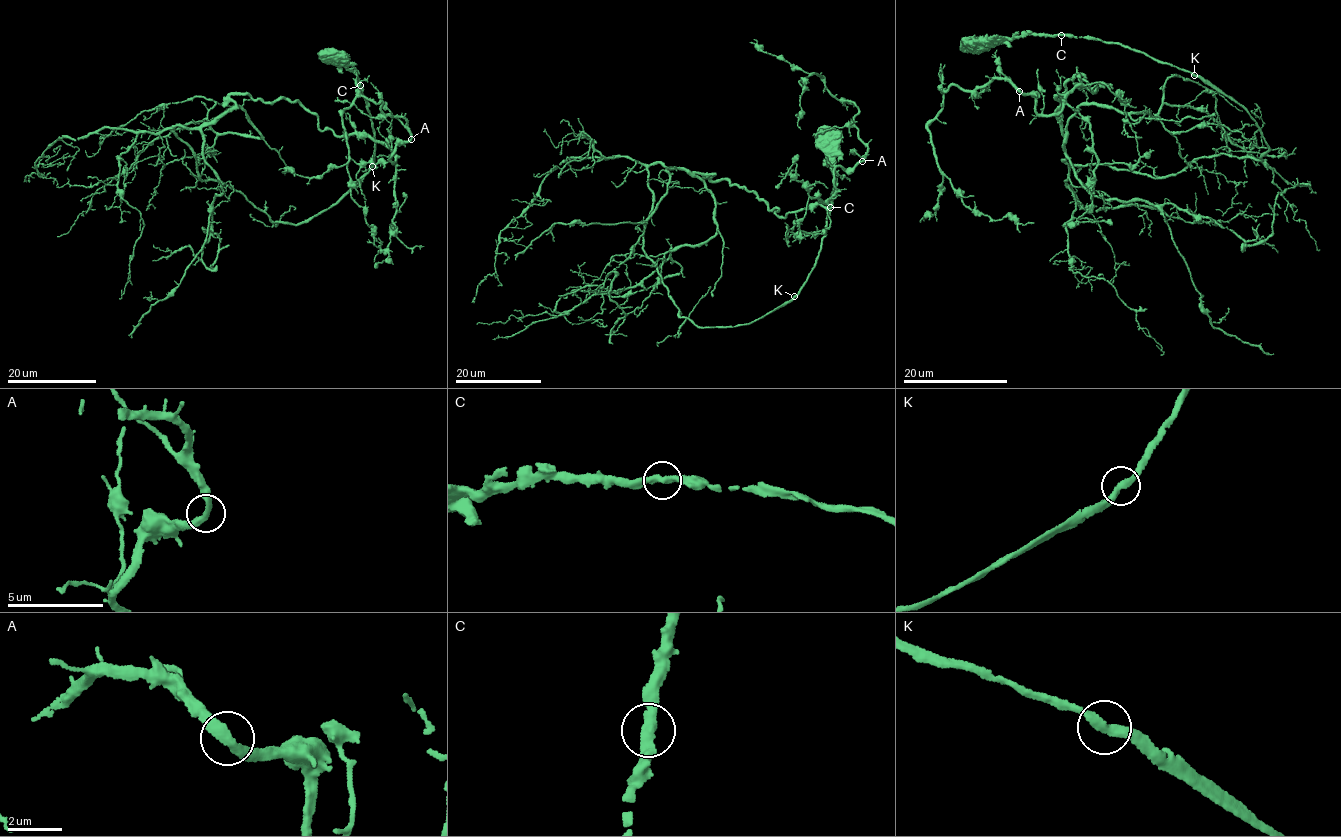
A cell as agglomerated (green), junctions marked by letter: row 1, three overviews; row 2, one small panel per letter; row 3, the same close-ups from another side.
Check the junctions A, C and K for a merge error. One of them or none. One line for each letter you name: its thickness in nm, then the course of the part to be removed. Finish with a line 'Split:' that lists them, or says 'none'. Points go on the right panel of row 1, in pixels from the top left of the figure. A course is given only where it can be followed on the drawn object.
Split: none

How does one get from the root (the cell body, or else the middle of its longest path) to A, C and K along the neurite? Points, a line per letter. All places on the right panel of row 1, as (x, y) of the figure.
A: (973, 43), (1119, 42), (1268, 149), (1074, 166), (1055, 96), (1097, 87), (1042, 115), (1019, 91)
C: (973, 43), (976, 49), (1023, 34), (1061, 34)
K: (973, 43), (976, 49), (986, 47), (1003, 38), (1037, 33), (1092, 37), (1122, 43), (1194, 75)

